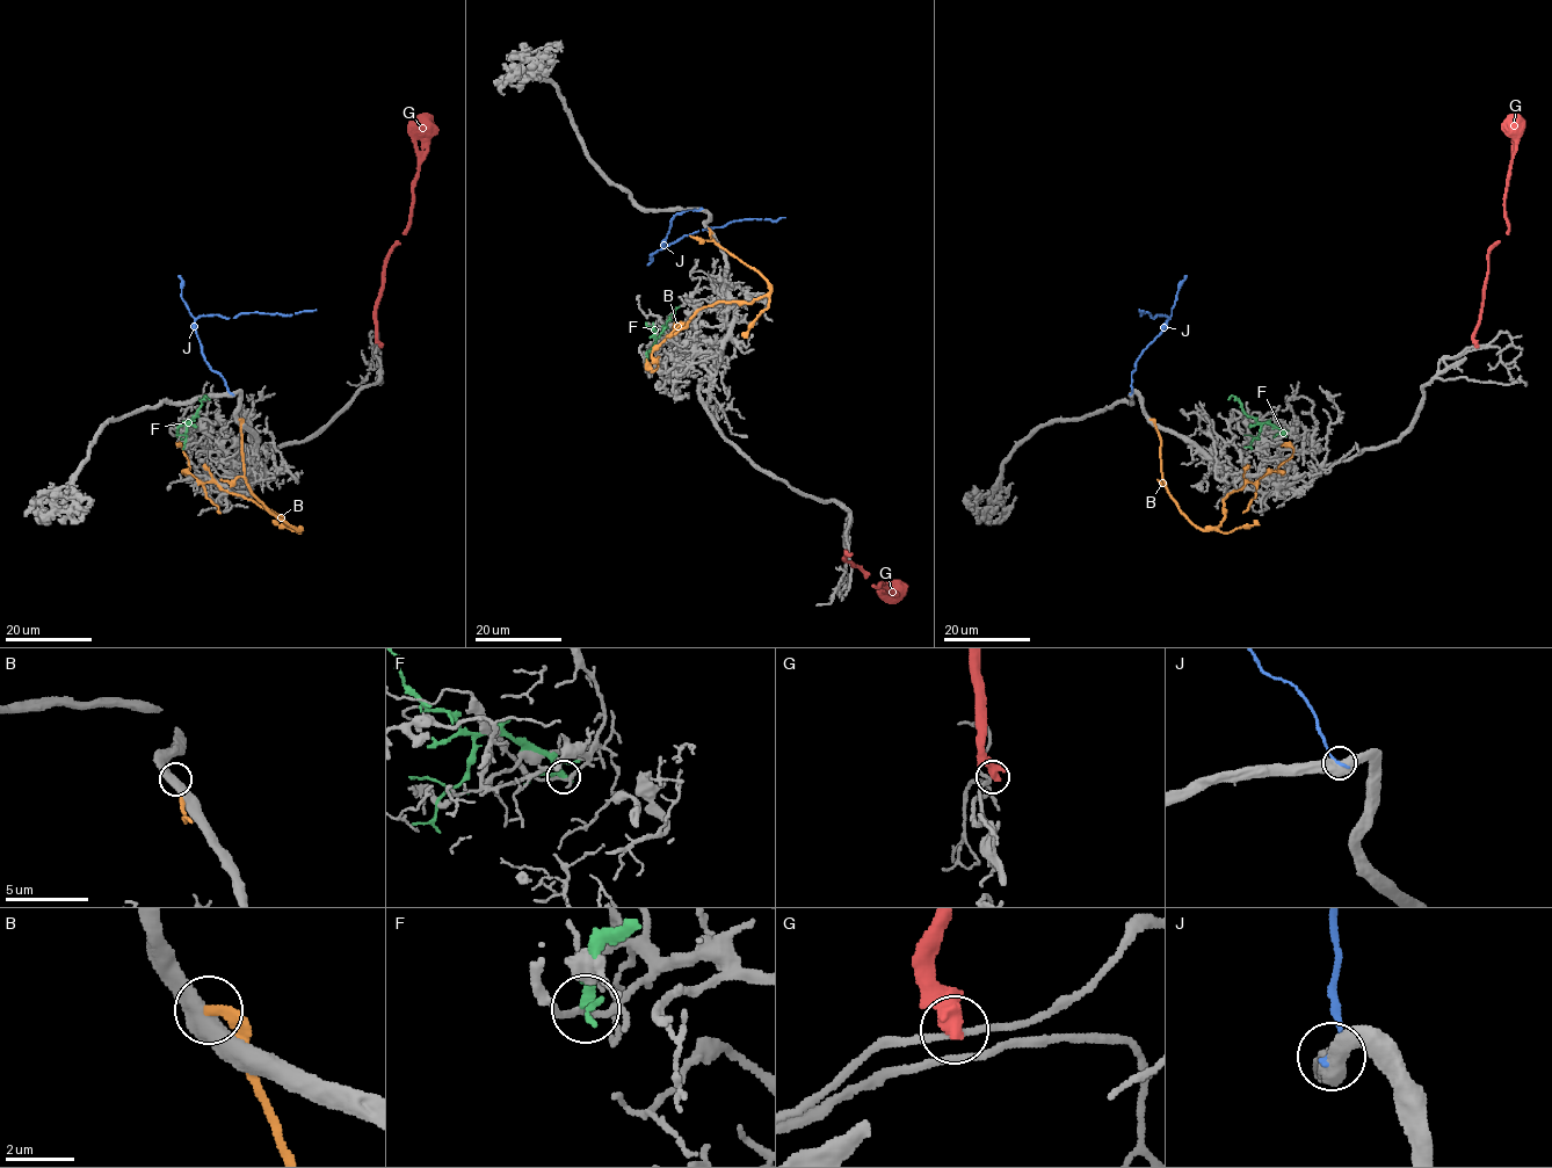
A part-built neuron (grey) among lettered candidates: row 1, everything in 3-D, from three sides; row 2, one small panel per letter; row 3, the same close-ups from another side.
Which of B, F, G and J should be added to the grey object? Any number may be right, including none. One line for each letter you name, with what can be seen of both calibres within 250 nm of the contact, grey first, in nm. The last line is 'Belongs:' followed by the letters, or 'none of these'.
Belongs: none of these

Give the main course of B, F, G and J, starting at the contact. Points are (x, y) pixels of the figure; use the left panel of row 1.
B: (239, 419), (249, 491), (301, 530), (251, 500), (182, 471), (189, 469), (189, 459), (178, 445)
F: (176, 435), (178, 427), (188, 422), (198, 410), (201, 399), (204, 396), (210, 399)
G: (379, 346), (376, 303), (384, 260), (410, 213), (419, 158), (430, 131), (427, 113)
J: (231, 393), (204, 356), (195, 320), (201, 316), (233, 318), (254, 312), (289, 316), (316, 309)

